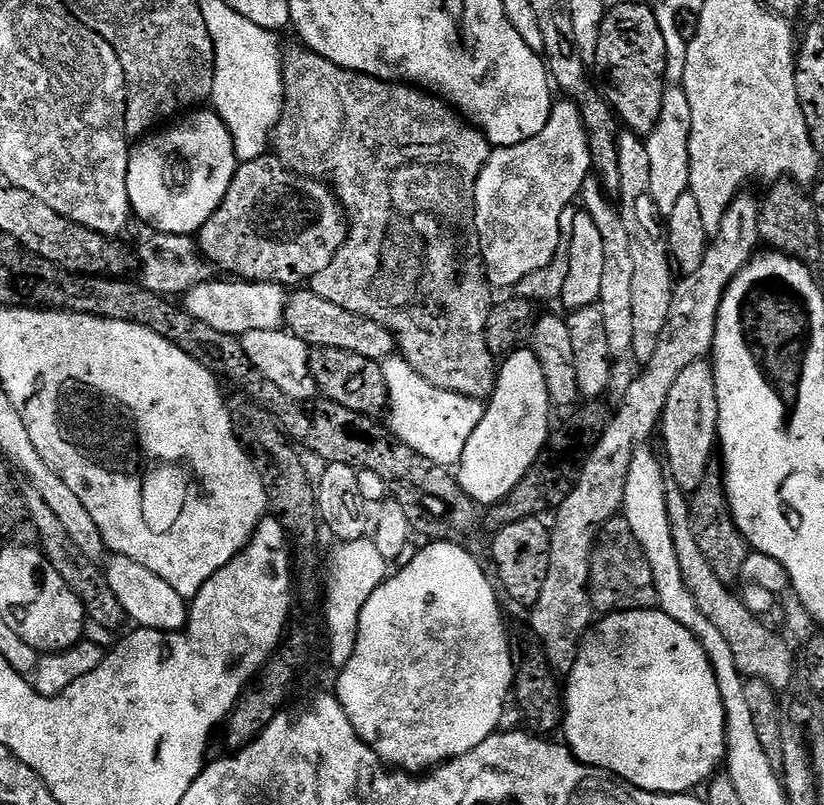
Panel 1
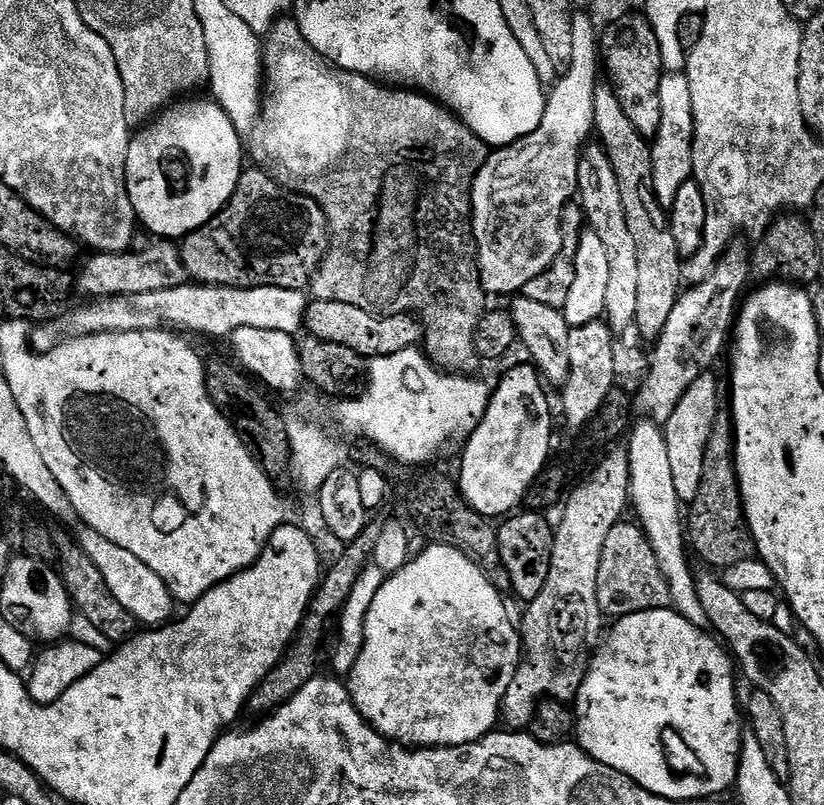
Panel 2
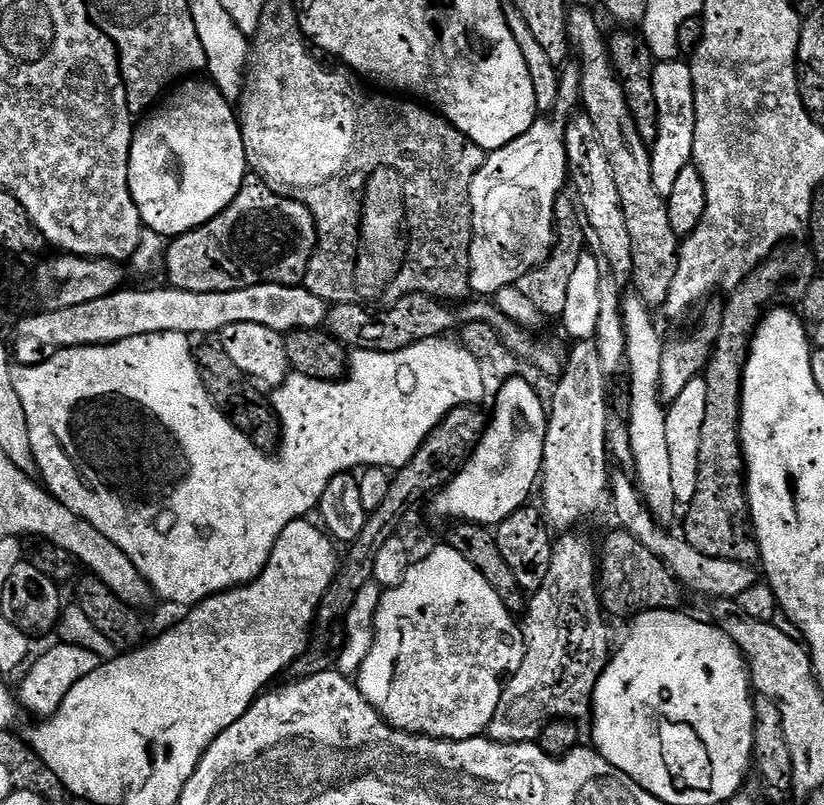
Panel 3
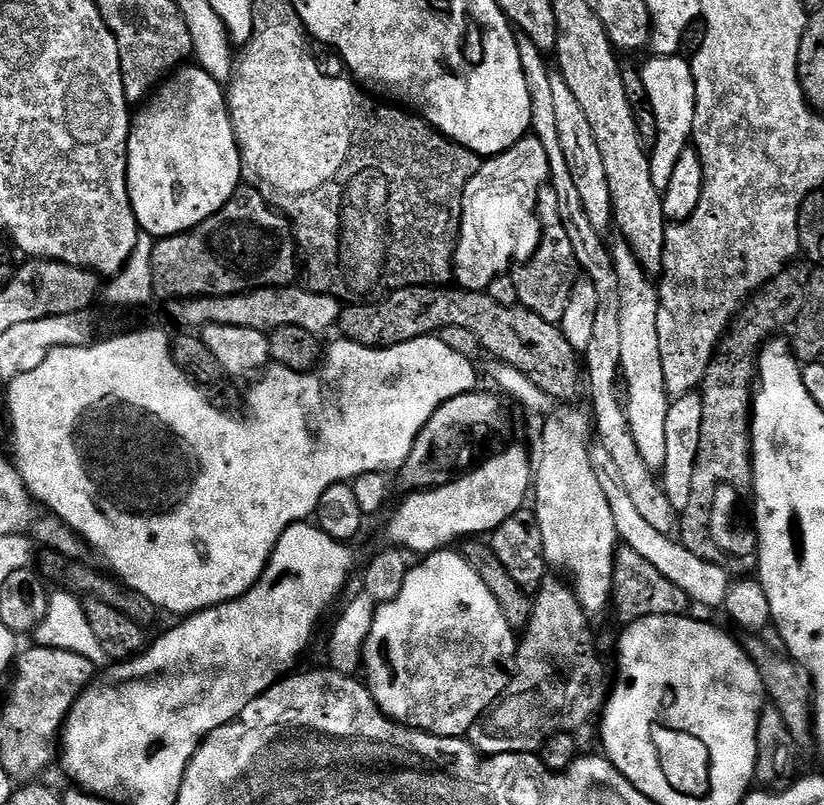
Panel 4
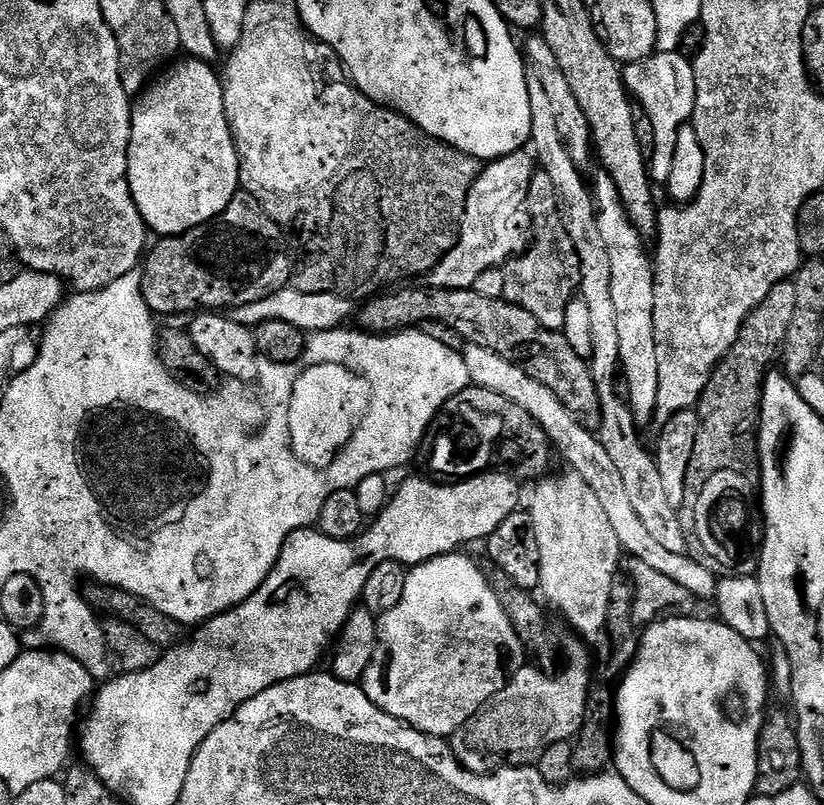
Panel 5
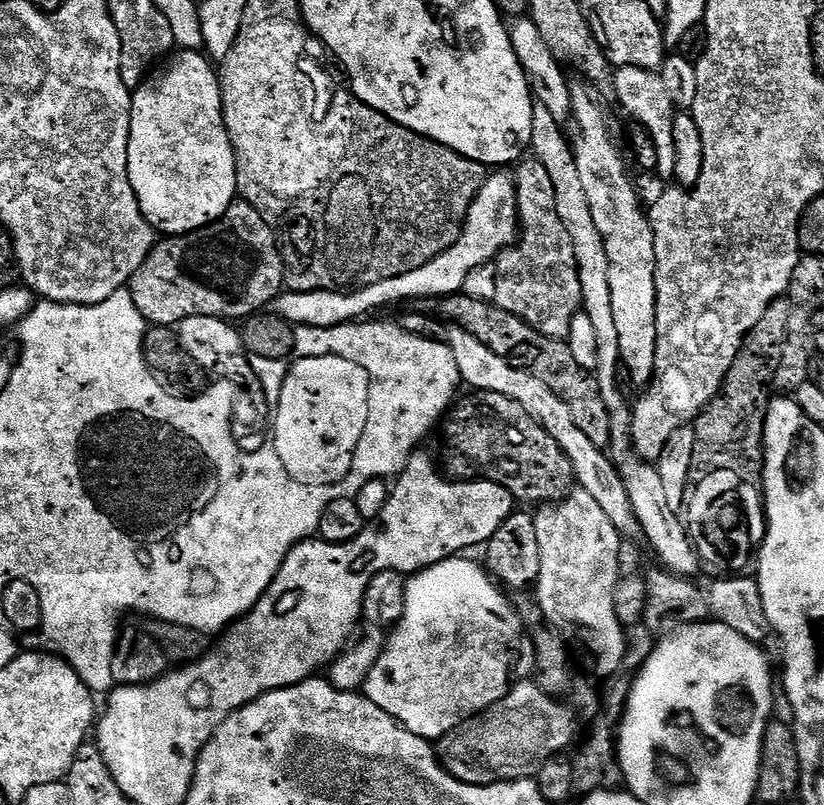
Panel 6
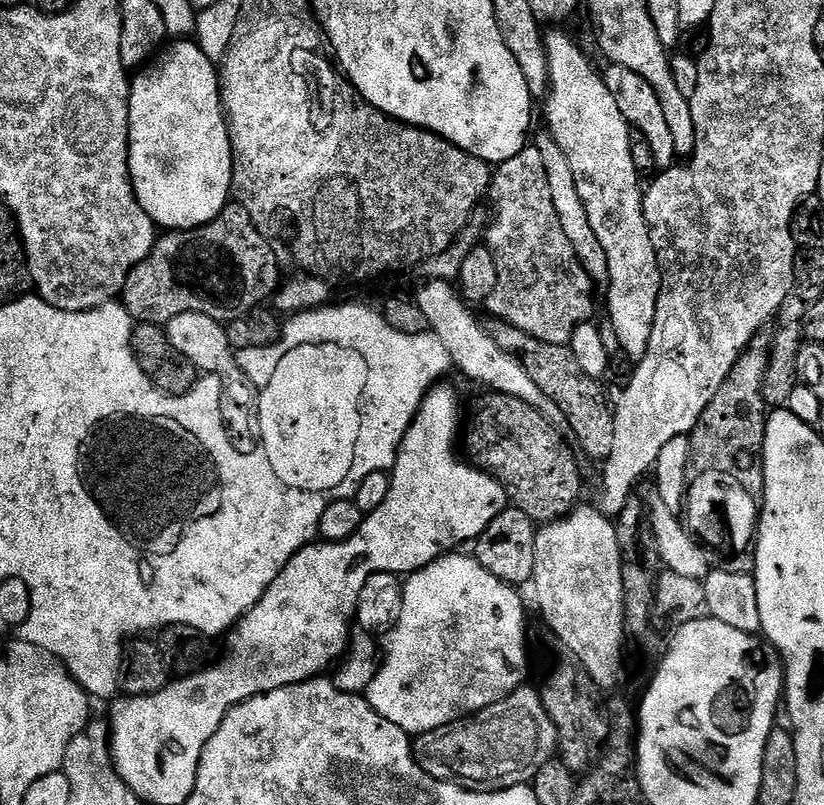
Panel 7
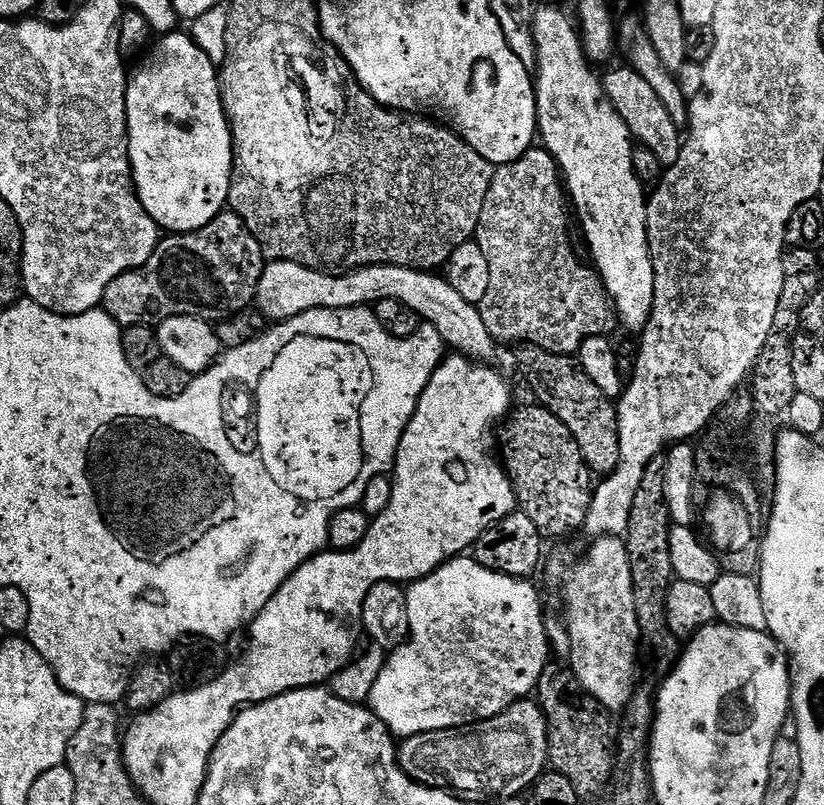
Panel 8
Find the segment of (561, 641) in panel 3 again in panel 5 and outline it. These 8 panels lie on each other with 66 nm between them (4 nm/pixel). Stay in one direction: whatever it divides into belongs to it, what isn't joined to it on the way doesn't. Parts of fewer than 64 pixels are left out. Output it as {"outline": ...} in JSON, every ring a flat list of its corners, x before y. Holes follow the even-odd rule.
{"outline":[[576,638,573,639,573,644,568,648,568,657,564,660,564,669,561,670,557,676,548,677,546,673,539,672,536,668,520,668,509,679,506,694,497,695,495,698,483,704,470,719,463,724,457,732,453,732,450,737,450,743,452,745,452,752,458,758,458,762,466,770,476,772,479,776,487,776,488,773,496,771,497,768,508,766,532,766,539,761,541,754,546,751,552,744,557,744,563,740,571,741,573,738,579,737,580,728,584,725,584,716,588,713,588,705,590,703,590,693,592,688,592,656,590,653,589,645,585,644,583,640]]}

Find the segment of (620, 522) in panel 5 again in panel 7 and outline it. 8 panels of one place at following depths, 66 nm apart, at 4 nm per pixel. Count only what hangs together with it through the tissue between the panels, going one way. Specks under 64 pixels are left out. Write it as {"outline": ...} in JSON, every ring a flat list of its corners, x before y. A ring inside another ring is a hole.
{"outline":[[429,279,414,295,414,303,426,314,426,322,433,336,436,336,442,346,446,346,446,354,450,354,452,368,460,371,468,380,476,384,485,384,488,390,502,396,513,396,530,406,534,406,541,414,554,425,565,423,562,410,538,386,534,386,530,374,514,359,502,346,498,346,491,331,480,325,480,320,475,316,463,295,449,281],[453,288,453,289,452,289],[472,311,472,312,471,312]]}

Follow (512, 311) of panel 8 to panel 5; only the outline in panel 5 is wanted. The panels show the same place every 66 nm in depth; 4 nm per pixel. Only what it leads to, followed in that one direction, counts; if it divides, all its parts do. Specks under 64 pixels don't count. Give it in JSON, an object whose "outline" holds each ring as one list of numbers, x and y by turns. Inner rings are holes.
{"outline":[[539,170,532,173,526,207,532,219,534,235,528,251,513,256,503,265,506,280,503,299,509,300,514,306,522,306,522,310,530,310,530,314,534,314,542,326,558,332,566,322,566,306,570,306,570,302,578,296,580,263,574,242,570,242,570,234,566,234,566,226,560,217,558,194,554,194,550,174]]}

